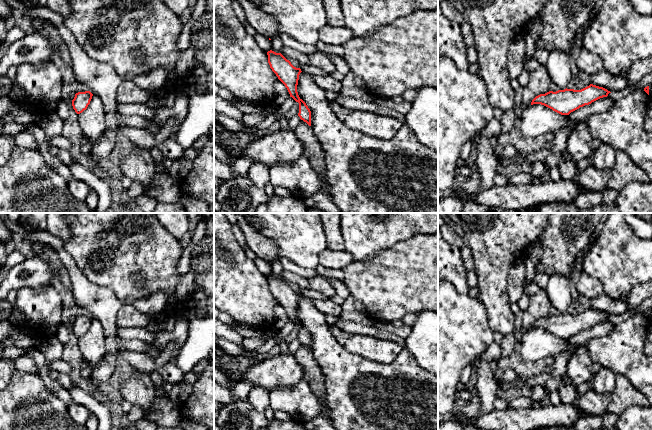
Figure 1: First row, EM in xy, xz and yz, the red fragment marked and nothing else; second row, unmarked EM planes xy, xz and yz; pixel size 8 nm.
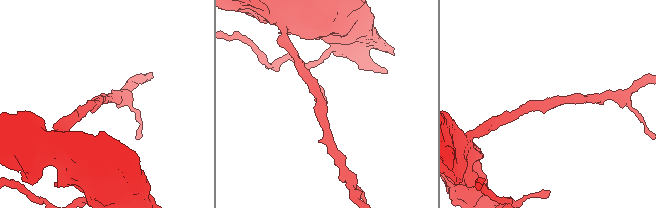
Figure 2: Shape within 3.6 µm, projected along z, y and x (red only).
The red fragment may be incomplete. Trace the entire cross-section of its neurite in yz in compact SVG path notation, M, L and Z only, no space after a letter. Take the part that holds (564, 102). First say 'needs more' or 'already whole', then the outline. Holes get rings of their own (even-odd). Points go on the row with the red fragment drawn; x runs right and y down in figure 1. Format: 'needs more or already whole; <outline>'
already whole; M590 84L581 90L566 88L556 92L549 91L545 94L540 94L532 100L531 105L541 104L561 115L569 115L580 107L607 97L609 93L611 92L603 87Z

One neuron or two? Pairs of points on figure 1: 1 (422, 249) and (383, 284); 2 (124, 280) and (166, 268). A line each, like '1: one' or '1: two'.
1: one
2: one

